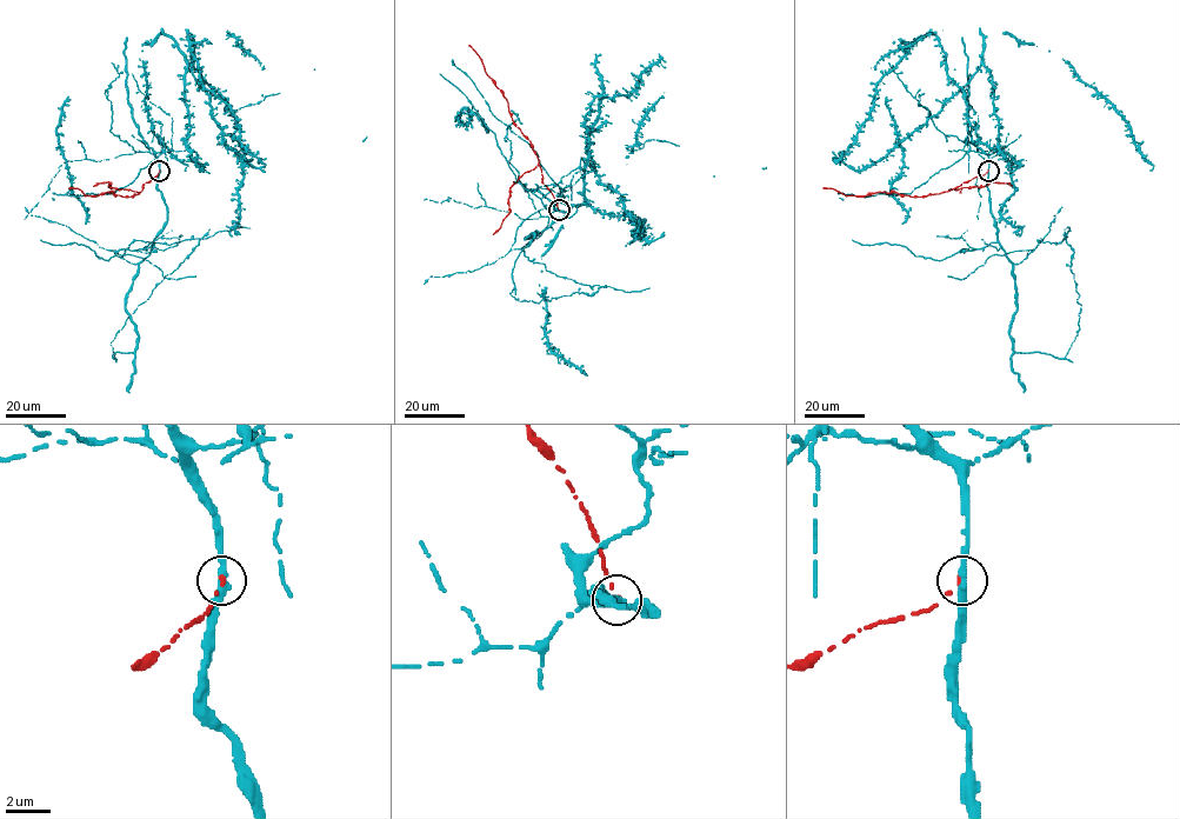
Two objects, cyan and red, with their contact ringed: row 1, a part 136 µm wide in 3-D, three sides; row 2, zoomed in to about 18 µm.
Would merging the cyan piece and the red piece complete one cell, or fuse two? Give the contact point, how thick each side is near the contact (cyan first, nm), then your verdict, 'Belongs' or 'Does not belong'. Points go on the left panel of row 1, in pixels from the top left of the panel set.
Place: (159, 171). Thickness 360 nm (cyan) against 180 nm. Does not belong

